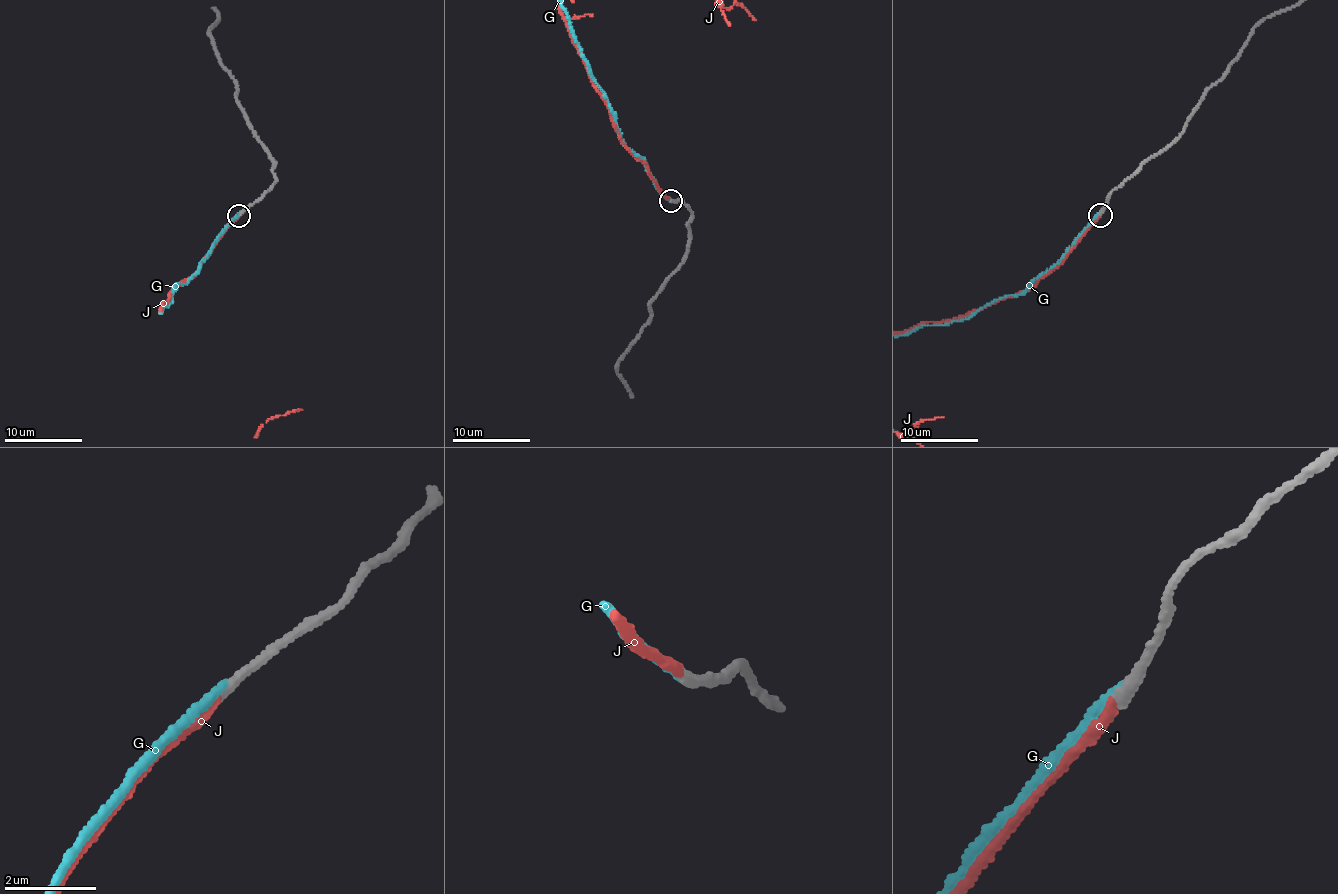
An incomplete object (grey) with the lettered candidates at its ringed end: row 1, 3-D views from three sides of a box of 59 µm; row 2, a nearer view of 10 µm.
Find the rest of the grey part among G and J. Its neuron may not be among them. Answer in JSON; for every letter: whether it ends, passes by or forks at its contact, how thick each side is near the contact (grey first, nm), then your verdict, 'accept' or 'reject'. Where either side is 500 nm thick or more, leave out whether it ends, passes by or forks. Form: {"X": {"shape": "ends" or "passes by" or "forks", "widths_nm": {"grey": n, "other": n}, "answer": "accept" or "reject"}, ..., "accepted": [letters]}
{"G": {"shape": "ends", "widths_nm": {"grey": 240, "other": 220}, "answer": "reject"}, "J": {"shape": "ends", "widths_nm": {"grey": 220, "other": 200}, "answer": "accept"}, "accepted": ["J"]}

